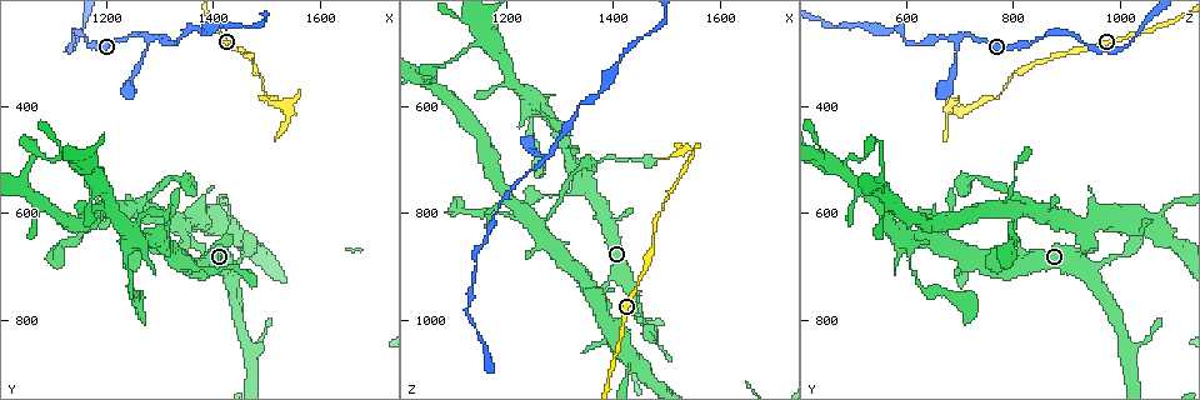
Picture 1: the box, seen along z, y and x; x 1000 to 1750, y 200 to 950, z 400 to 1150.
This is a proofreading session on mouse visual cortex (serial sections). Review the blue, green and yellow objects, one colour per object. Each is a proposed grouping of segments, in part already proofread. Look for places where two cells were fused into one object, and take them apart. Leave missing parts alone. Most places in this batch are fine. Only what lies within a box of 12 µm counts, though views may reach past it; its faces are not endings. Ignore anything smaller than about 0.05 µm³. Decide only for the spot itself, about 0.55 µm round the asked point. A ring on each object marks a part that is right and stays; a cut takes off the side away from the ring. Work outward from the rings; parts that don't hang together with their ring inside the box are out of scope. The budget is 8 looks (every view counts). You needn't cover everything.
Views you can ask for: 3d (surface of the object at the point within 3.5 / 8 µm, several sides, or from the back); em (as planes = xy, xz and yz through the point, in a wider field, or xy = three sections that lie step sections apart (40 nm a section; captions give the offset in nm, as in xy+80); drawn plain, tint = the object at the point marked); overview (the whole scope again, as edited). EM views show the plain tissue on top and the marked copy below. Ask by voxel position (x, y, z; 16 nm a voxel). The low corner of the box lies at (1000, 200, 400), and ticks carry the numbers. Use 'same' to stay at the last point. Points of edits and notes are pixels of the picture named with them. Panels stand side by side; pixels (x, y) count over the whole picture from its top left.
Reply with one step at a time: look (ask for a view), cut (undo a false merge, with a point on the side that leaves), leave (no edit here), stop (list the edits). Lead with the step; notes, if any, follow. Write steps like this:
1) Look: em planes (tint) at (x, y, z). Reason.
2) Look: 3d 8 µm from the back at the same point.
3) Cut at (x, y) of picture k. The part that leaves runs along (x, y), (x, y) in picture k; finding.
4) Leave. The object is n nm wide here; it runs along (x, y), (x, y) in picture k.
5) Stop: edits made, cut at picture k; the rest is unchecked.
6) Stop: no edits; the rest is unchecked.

Look: 3d 8 µm at (1380, 700, 705). Narrows sharply.

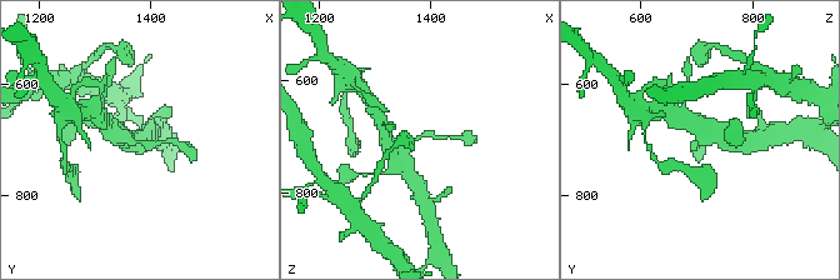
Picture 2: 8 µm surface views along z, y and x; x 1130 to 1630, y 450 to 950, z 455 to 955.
Look: 3d 3.5 µm at (1380, 700, 705). Zoom in.

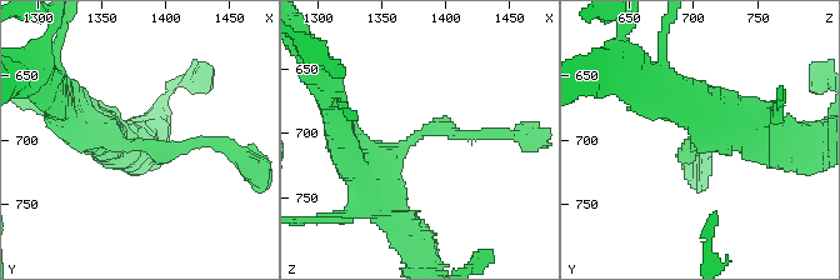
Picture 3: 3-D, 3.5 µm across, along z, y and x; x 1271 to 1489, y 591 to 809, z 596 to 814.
Look: em xy step 2 (tint) at (1380, 702, 702). The arms are 150, 500 nm wide; now the EM.

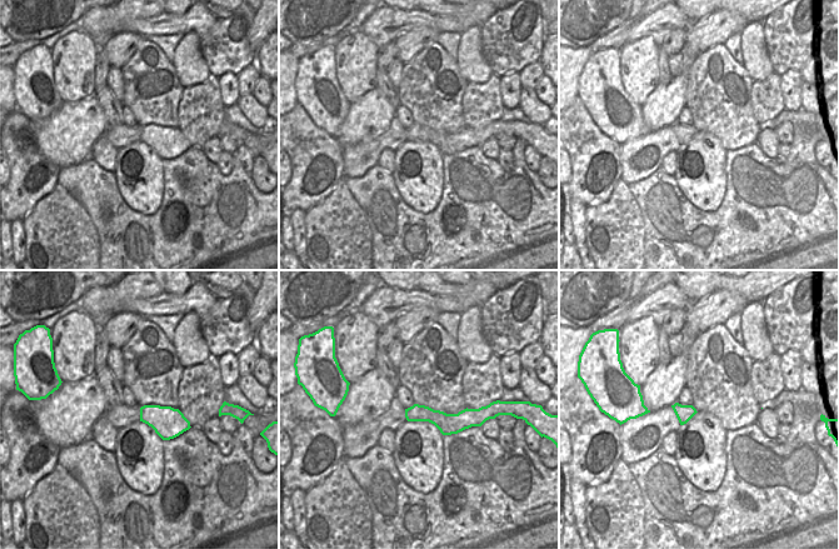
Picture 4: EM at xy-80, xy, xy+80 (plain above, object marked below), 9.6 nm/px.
Leave. The object is 170 nm wide here; it runs along (408, 412), (439, 419), (473, 418) in picture 4; all the same cell.

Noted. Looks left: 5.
Look: em planes (tint) at (1240, 655, 615). A narrow waist.

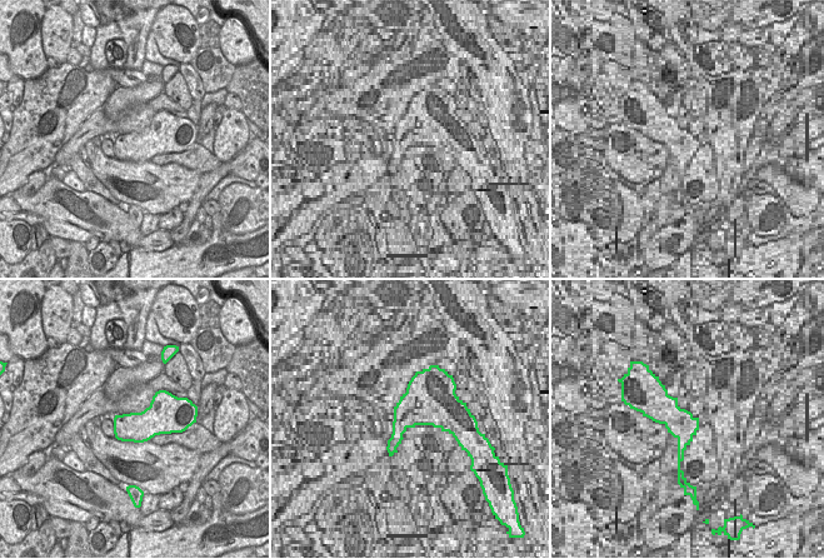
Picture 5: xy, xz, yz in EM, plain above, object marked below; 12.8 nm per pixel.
Look: 3d 3.5 µm at the same point. See where the arms go.

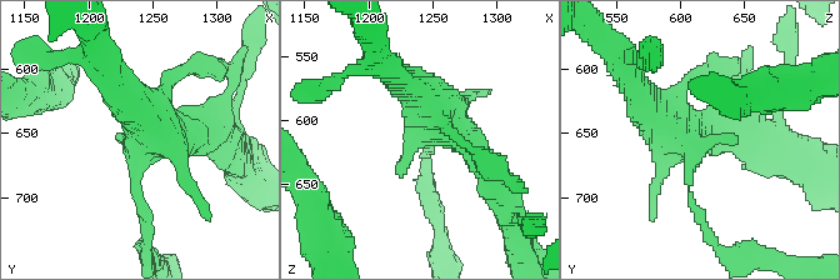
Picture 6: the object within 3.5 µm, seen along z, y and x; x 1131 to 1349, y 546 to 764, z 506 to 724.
Leave. It runs along (494, 186), (475, 148), (395, 74) in picture 6; one cell here.

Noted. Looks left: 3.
Look: em xy step 3 (tint) at (1555, 405, 685). Sharp bend.

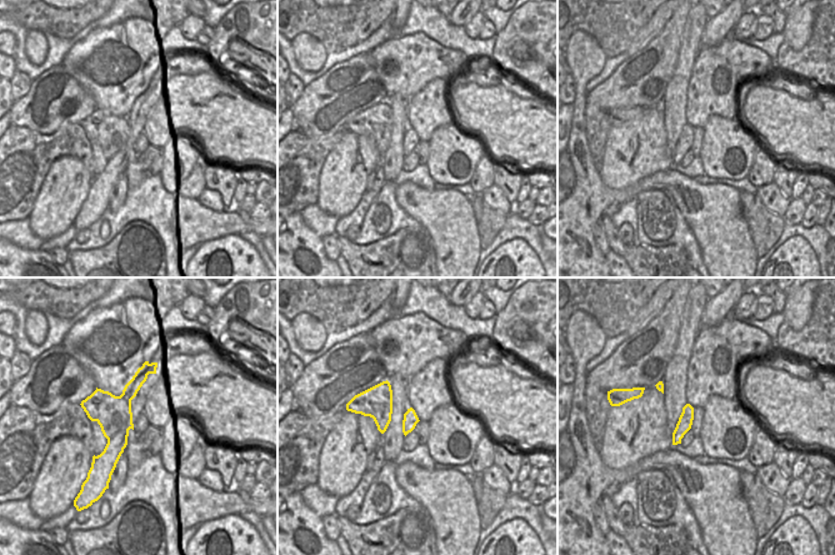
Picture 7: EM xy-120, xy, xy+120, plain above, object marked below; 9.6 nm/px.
Look: 3d 3.5 µm at the same point. See where the arms go.

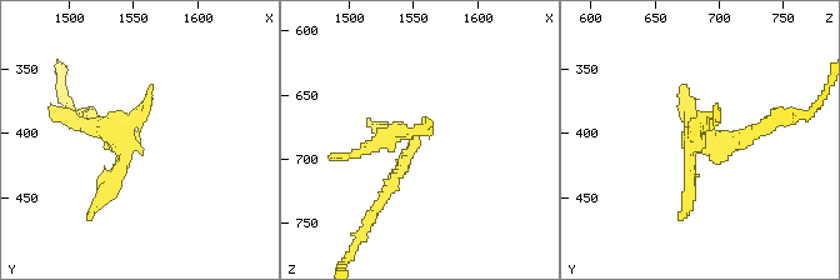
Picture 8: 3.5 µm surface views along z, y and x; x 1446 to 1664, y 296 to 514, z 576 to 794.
Cut at (369, 145) of picture 8. Two cells meet here.

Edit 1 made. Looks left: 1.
Stop: edits made, cut at picture 8; the rest is unchecked.

